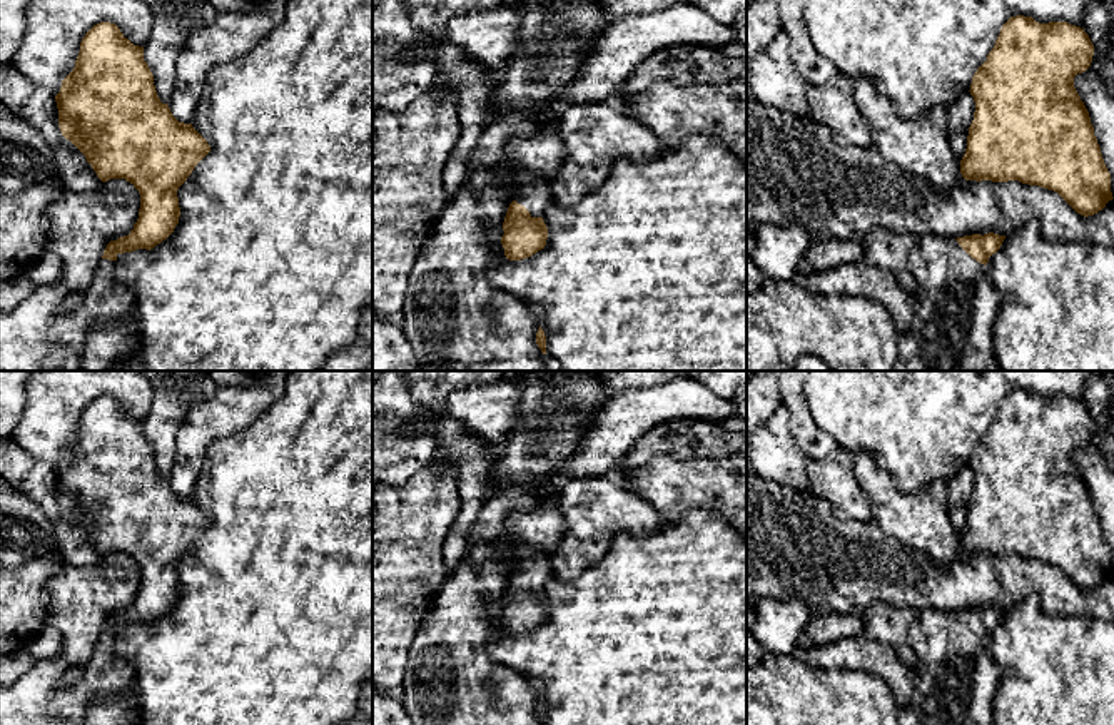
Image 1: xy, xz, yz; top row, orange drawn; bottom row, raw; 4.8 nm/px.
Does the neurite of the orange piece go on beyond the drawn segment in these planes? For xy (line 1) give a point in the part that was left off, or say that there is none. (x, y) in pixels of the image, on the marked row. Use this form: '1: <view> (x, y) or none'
1: xy (29, 333)

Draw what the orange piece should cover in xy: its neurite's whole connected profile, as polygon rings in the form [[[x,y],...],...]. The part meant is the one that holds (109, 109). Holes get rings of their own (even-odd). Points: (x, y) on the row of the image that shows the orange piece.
[[[110,22],[94,25],[80,42],[73,70],[55,95],[58,127],[87,159],[102,182],[125,179],[140,194],[139,219],[129,236],[110,241],[92,284],[80,292],[78,304],[63,311],[70,292],[60,282],[37,289],[12,311],[0,311],[0,371],[42,371],[55,347],[68,351],[80,364],[89,331],[99,321],[125,321],[134,314],[134,294],[117,281],[117,256],[154,249],[179,224],[177,190],[195,165],[210,152],[207,140],[179,122],[162,104],[154,75],[144,60],[144,47],[134,45]]]

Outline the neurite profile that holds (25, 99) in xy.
[[[0,63],[0,104],[32,124],[53,149],[55,172],[67,190],[90,192],[102,185],[85,155],[62,135],[55,95],[12,63]]]

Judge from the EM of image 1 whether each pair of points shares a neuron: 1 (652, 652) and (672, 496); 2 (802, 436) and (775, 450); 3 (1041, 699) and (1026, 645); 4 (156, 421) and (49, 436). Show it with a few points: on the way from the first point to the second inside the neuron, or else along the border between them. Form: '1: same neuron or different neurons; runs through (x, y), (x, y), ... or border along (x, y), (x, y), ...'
1: different neurons; border along (705, 508), (692, 508), (678, 520), (667, 523)
2: different neurons; border along (782, 403), (787, 411), (792, 438), (809, 458)
3: same neuron; runs through (1041, 685), (1039, 659)
4: different neurons; border along (152, 388), (152, 403), (142, 420)

